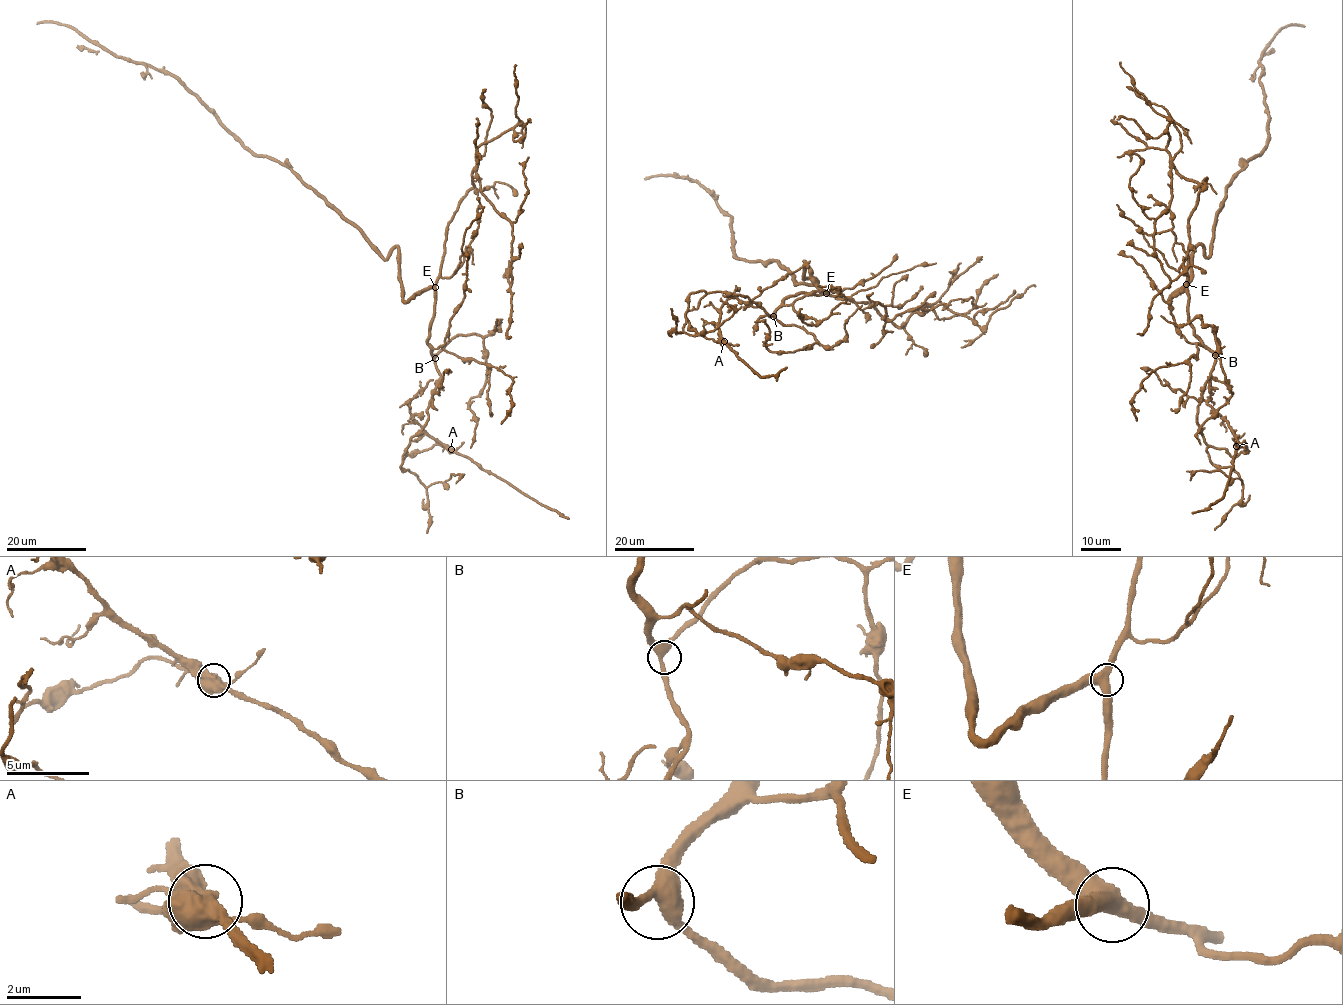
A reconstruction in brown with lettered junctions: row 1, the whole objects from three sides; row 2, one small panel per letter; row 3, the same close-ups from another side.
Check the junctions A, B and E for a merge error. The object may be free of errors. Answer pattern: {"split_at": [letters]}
{"split_at": ["A"]}

